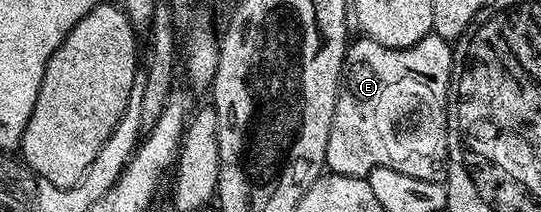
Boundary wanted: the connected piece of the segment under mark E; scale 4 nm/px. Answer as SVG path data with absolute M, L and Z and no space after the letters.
M437 33L426 34L421 40L417 40L415 46L405 48L389 48L385 44L377 44L371 38L359 36L352 41L347 48L347 55L343 61L343 73L339 94L335 96L335 111L333 112L333 124L329 128L329 142L325 148L327 157L326 169L333 174L344 174L361 178L377 168L393 168L397 172L405 172L405 176L417 176L417 180L433 180L443 182L447 172L447 89L451 83L451 52L453 46L446 38Z

